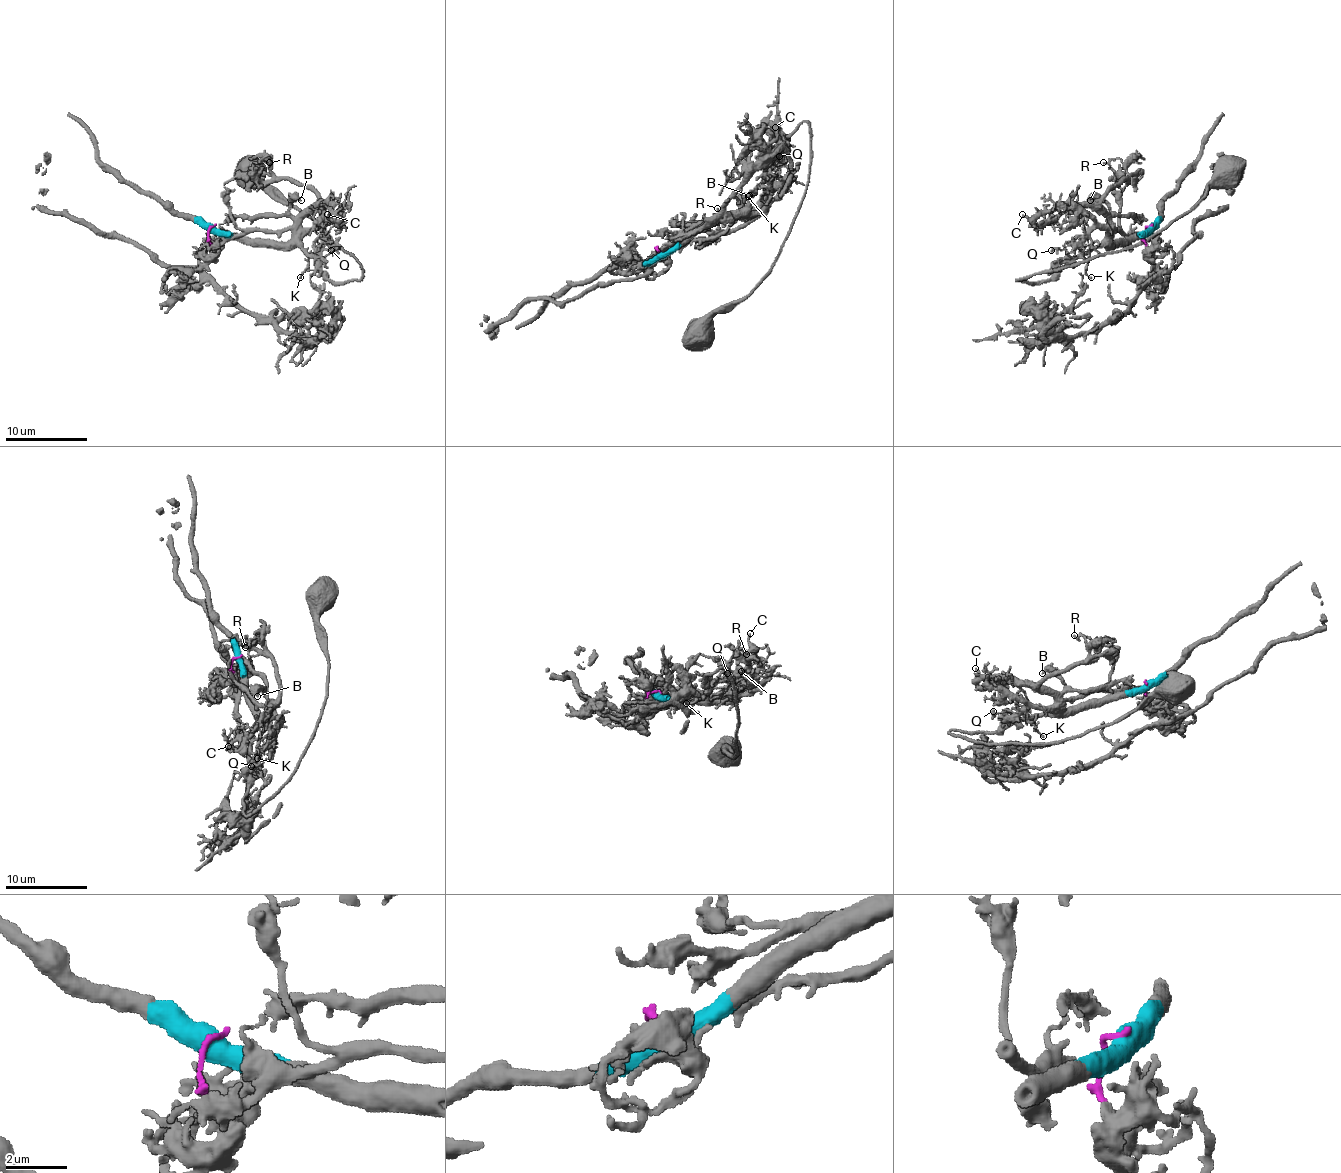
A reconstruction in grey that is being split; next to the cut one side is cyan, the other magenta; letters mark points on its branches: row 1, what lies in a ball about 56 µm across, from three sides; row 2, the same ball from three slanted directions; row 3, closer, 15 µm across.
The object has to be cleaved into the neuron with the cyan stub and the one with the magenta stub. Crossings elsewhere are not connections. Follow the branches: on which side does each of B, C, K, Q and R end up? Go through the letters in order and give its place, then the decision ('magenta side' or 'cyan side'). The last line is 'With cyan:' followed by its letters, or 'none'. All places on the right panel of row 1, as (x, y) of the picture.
B: at (1090, 200); cyan side
C: at (1022, 214); cyan side
K: at (1091, 277); cyan side
Q: at (1051, 250); cyan side
R: at (1103, 162); cyan side
With cyan: B, C, K, Q, R

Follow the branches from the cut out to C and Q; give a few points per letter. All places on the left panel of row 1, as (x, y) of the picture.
C: (213, 226), (240, 236), (248, 230), (287, 230), (322, 204), (328, 204), (334, 212), (332, 218), (328, 214)
Q: (213, 226), (250, 241), (295, 243), (313, 257), (324, 249), (336, 249), (332, 251)

